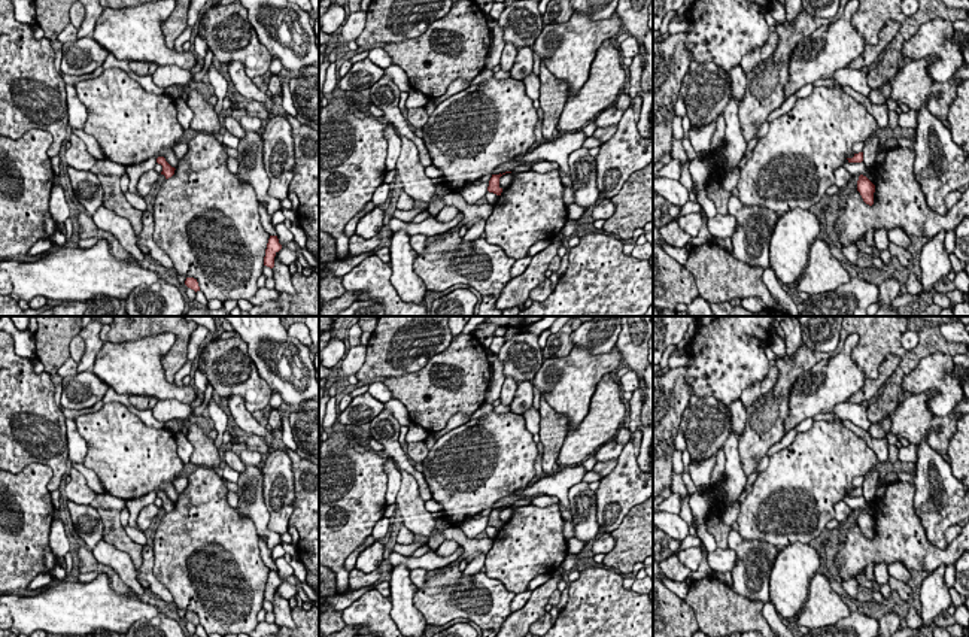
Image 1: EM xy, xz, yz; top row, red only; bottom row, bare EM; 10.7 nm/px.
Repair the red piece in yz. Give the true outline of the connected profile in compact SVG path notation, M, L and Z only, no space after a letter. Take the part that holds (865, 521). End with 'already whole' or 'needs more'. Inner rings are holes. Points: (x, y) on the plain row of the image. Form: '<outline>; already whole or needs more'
M863 509L859 510L857 525L860 527L863 536L869 540L874 539L875 519Z; already whole

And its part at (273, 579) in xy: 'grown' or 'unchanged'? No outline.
unchanged

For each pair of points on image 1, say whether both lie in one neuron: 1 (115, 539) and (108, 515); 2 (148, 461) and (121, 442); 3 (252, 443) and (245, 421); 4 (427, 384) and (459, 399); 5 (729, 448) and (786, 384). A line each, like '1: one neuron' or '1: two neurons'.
1: one neuron
2: one neuron
3: two neurons
4: one neuron
5: two neurons

